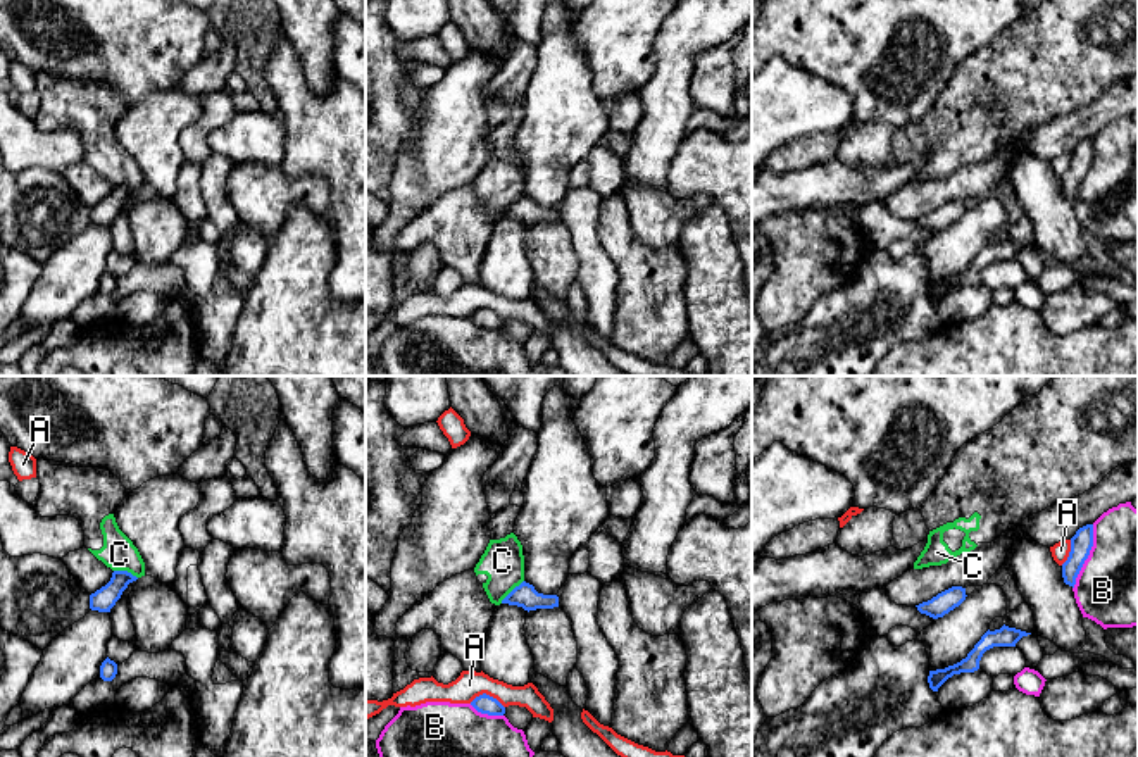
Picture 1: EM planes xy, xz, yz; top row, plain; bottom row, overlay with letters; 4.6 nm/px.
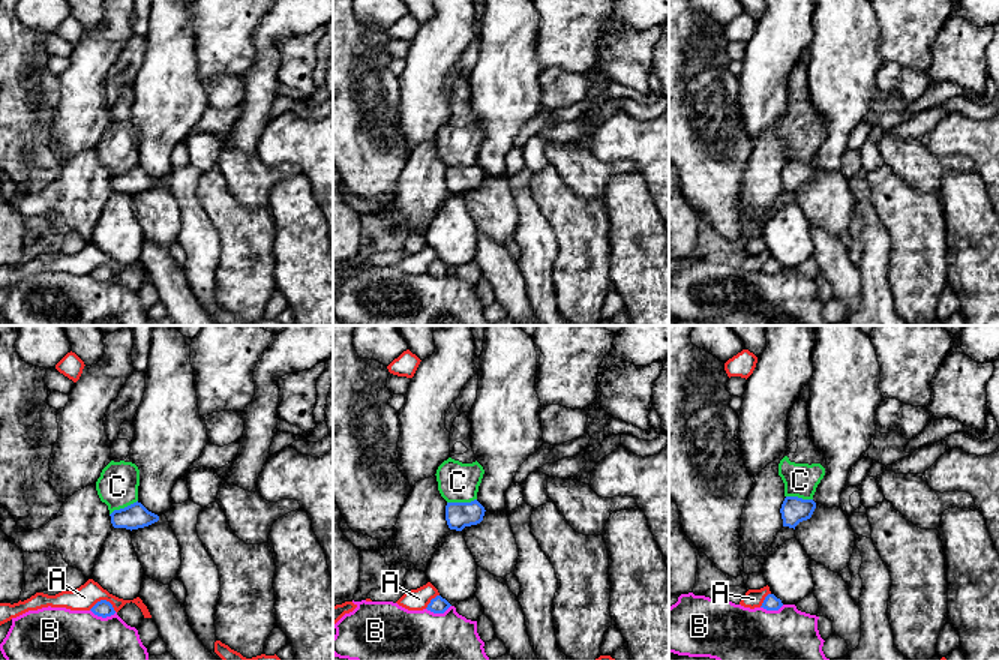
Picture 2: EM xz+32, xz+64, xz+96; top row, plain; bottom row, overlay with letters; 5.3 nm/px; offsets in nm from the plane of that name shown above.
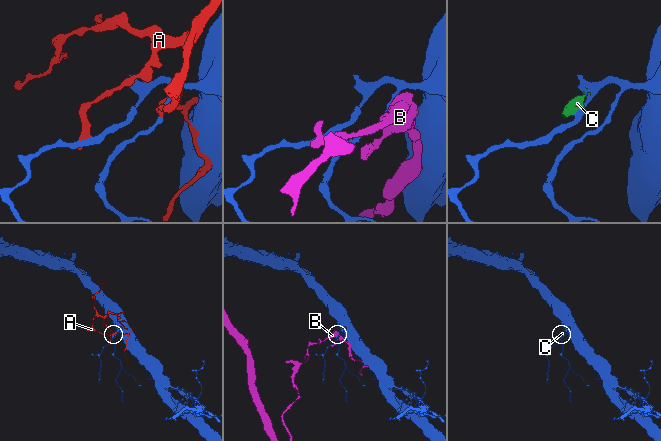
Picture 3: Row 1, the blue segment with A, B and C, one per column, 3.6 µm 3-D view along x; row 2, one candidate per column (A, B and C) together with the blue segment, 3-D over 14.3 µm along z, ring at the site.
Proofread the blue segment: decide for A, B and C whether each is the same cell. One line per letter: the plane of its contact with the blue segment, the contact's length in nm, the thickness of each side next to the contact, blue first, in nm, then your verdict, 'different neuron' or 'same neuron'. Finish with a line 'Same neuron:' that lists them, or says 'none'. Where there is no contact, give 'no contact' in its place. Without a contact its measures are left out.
A: xz | 170 nm | 90/130 nm | different neuron
B: yz | 320 nm | 100/480 nm | different neuron
C: xz | 160 nm | 120/190 nm | different neuron
Same neuron: none

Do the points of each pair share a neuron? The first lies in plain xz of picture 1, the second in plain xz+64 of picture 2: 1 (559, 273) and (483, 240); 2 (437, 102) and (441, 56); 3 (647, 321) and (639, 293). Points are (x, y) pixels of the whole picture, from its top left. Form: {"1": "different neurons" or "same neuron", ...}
{"1": "different neurons", "2": "same neuron", "3": "different neurons"}

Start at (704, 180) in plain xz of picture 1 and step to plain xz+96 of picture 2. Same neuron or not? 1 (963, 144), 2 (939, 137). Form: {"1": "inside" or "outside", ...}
{"1": "inside", "2": "inside"}

